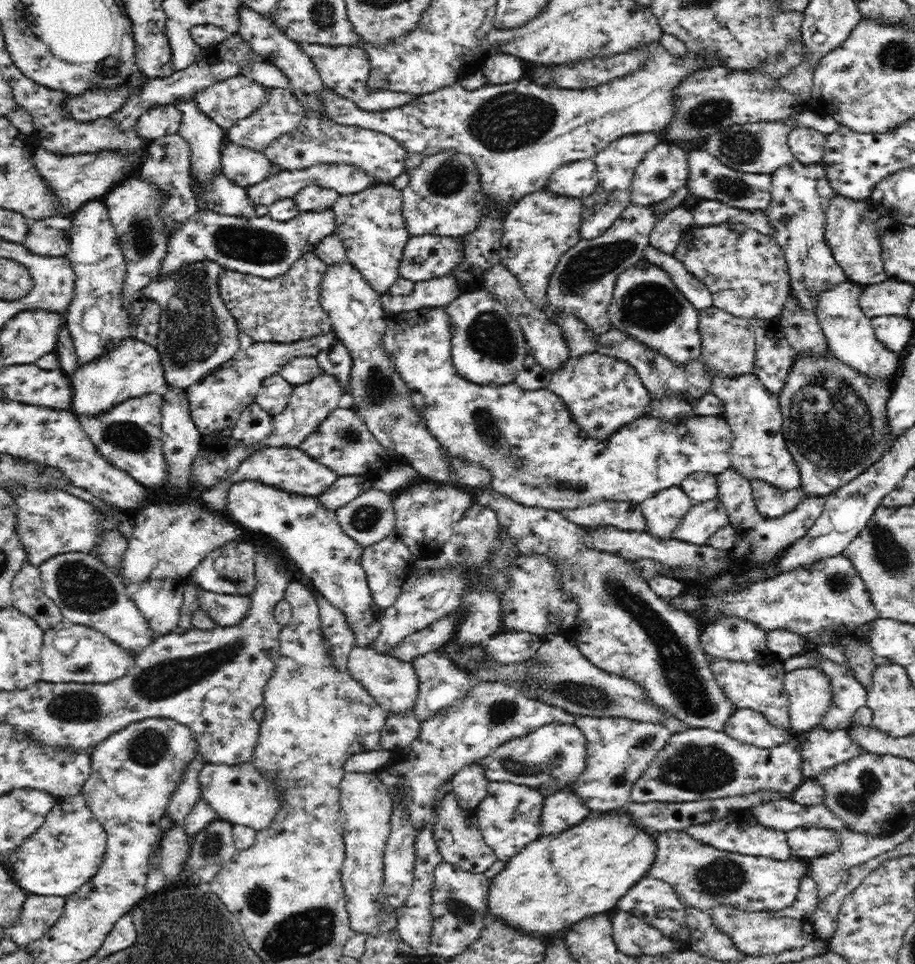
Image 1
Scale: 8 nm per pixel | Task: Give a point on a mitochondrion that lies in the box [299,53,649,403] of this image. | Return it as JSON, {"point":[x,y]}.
{"point":[508,121]}

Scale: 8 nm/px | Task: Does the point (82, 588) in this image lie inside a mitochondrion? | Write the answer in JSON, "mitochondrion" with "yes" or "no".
{"mitochondrion":"yes"}

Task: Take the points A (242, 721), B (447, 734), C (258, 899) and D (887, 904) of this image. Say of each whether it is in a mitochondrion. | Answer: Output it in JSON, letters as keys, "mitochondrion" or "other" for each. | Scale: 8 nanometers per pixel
{"A":"other","B":"other","C":"mitochondrion","D":"other"}

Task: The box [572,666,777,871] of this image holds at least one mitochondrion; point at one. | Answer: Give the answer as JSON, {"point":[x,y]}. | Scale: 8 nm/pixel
{"point":[702,767]}

